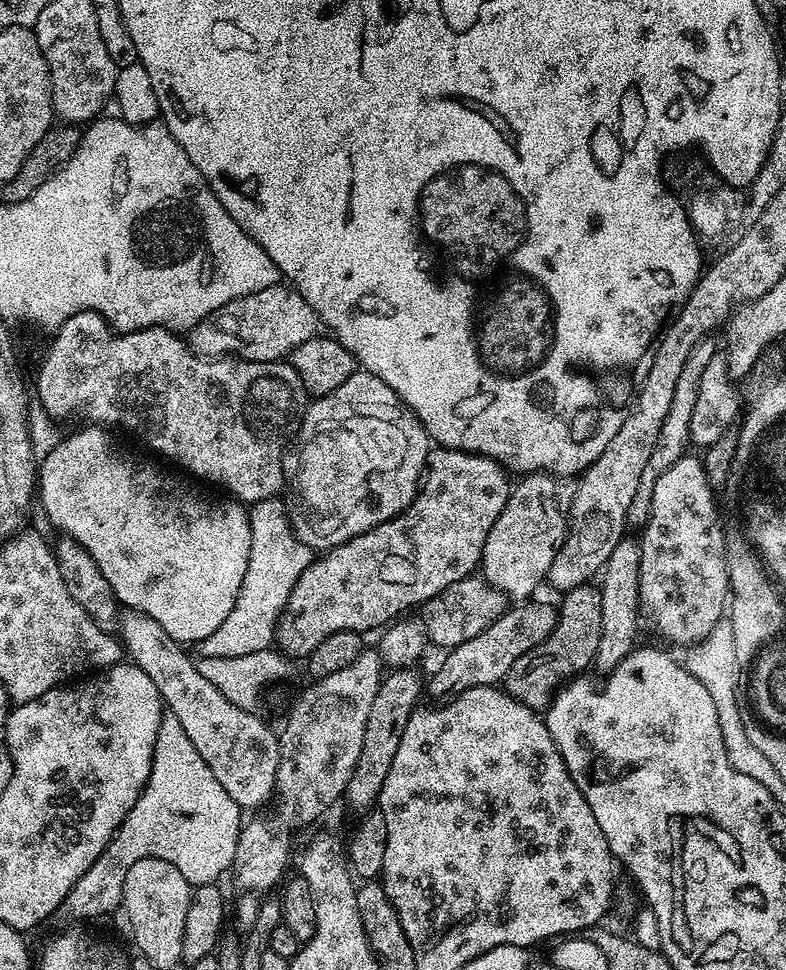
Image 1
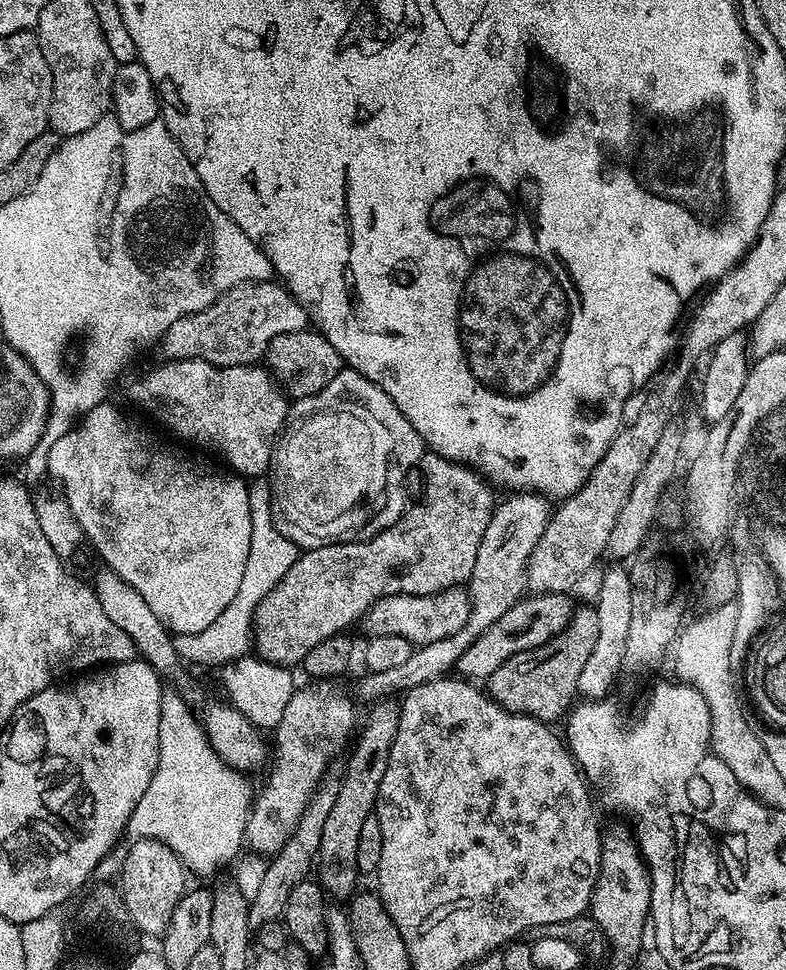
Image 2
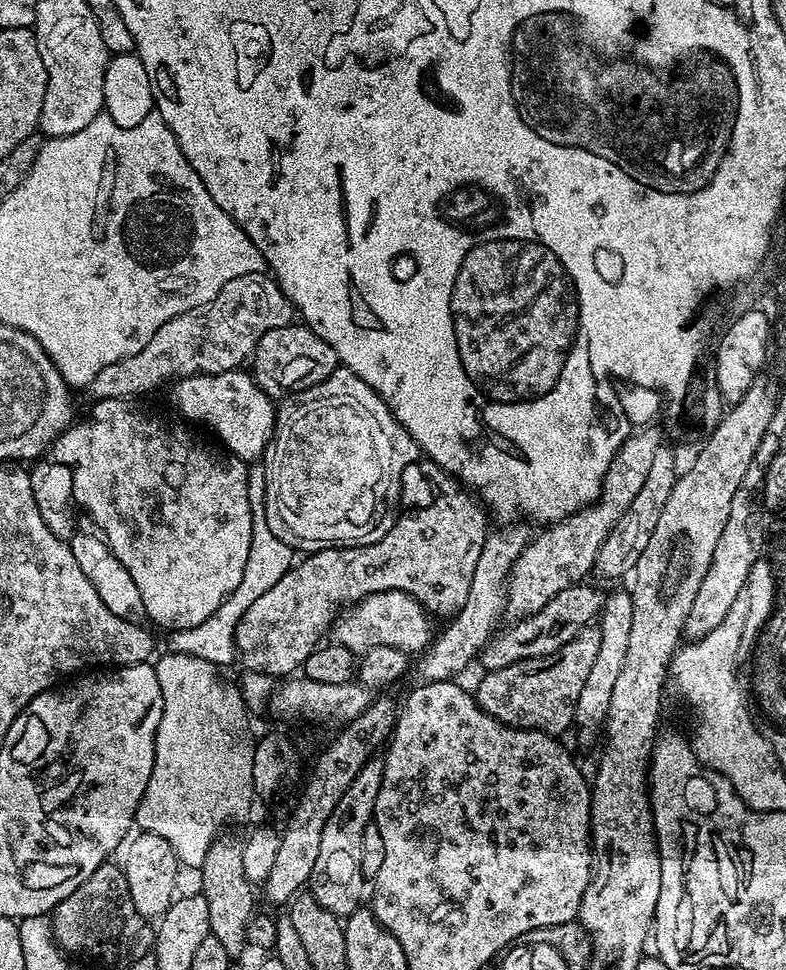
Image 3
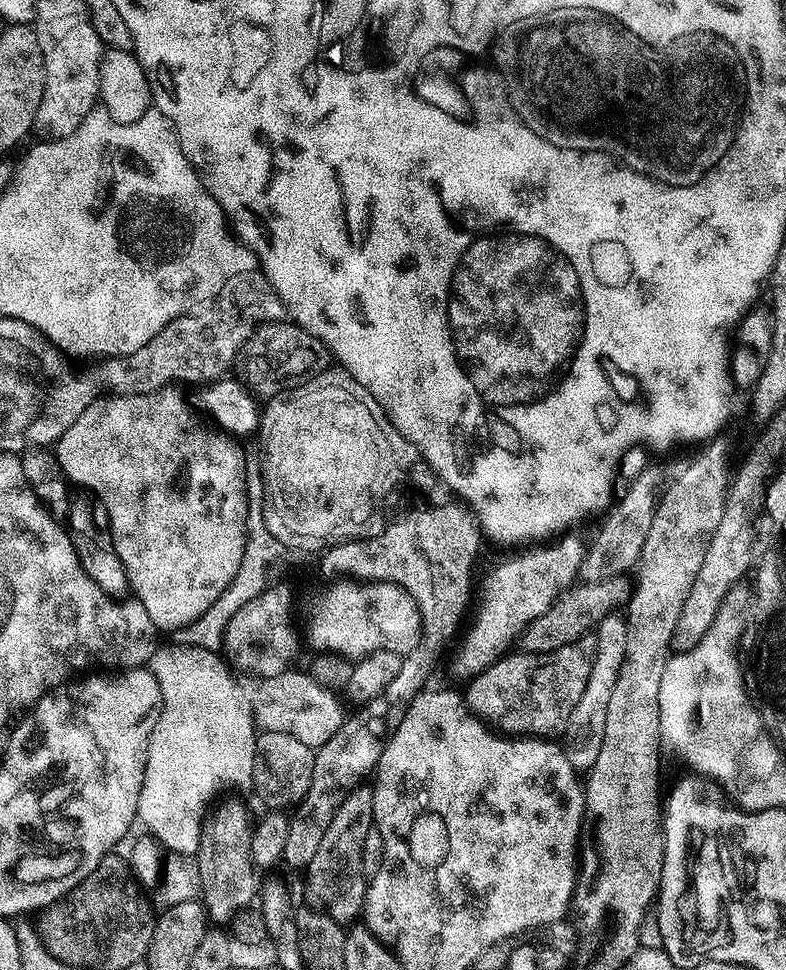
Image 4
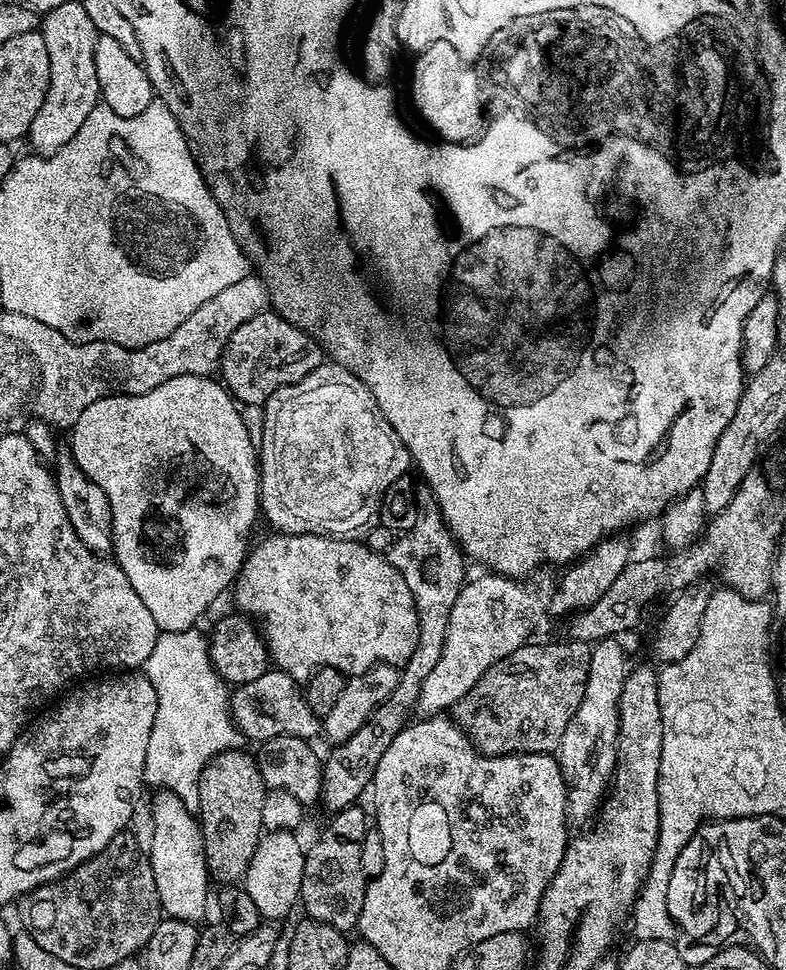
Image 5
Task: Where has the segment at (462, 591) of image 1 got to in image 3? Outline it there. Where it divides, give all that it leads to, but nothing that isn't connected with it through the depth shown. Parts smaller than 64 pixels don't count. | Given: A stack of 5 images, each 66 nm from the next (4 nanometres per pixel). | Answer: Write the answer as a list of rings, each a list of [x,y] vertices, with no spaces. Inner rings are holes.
[[[371,592],[337,615],[334,640],[355,654],[366,653],[374,646],[394,646],[409,654],[420,654],[430,643],[428,619],[430,616],[424,605],[408,592]]]

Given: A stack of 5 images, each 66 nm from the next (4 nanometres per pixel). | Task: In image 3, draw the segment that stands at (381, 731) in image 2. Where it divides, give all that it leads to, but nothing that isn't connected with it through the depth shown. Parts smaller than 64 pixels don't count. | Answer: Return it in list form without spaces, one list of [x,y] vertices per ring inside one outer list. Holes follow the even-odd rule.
[[[370,758],[358,772],[358,778],[346,786],[346,794],[342,794],[342,799],[338,801],[338,806],[334,806],[334,814],[330,814],[330,819],[326,821],[326,830],[322,830],[322,843],[324,843],[324,858],[328,864],[328,872],[346,872],[346,884],[338,890],[336,896],[328,900],[330,904],[330,914],[338,918],[346,918],[354,914],[362,906],[358,894],[366,894],[366,877],[358,874],[358,854],[362,854],[362,838],[358,838],[358,832],[363,832],[360,828],[366,822],[366,816],[374,816],[376,810],[376,799],[378,790],[382,786],[382,774],[384,773],[384,761],[380,758]],[[344,816],[354,816],[350,822],[344,822]]]

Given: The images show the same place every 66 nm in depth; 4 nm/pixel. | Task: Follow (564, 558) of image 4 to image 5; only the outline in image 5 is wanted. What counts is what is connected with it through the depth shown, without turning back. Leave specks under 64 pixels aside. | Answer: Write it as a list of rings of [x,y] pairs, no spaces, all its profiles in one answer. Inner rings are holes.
[[[536,574],[527,582],[521,582],[511,576],[484,575],[488,576],[469,579],[465,583],[454,602],[454,610],[450,610],[442,658],[438,658],[438,666],[430,670],[430,678],[426,678],[420,687],[418,708],[424,711],[421,713],[440,714],[448,710],[444,708],[458,703],[463,696],[465,699],[497,662],[529,643],[531,636],[528,635],[549,613],[556,587],[553,579]]]

